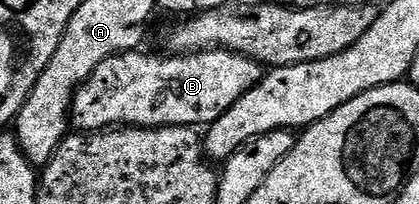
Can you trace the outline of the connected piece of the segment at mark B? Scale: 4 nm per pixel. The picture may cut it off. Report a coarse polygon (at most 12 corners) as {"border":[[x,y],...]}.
{"border":[[206,49],[104,59],[78,131],[208,127],[264,69]]}

